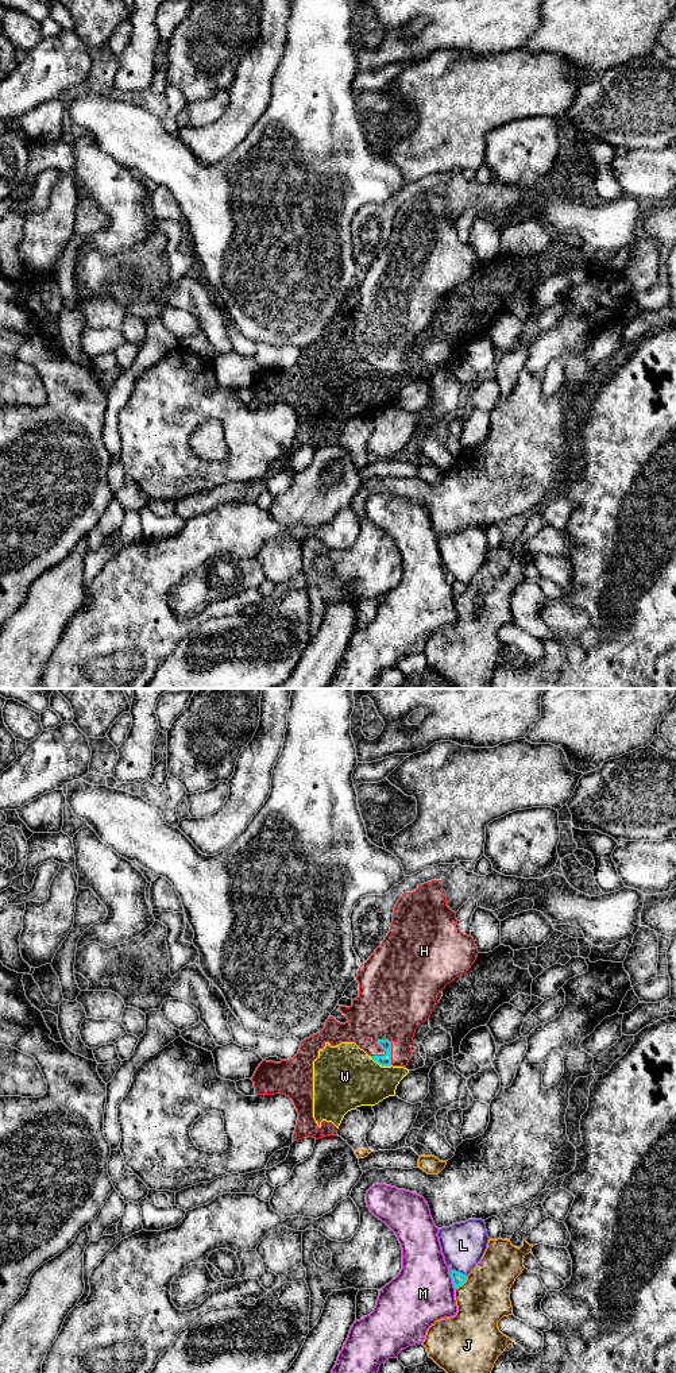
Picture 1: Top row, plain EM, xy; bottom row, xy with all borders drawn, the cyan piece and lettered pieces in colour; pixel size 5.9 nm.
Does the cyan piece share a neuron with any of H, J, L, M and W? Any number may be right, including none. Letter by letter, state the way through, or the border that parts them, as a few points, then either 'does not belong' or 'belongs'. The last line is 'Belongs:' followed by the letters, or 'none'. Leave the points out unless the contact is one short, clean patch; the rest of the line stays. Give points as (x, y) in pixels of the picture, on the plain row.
H: belongs
J: does not belong
L: does not belong
M: does not belong
W: does not belong
Belongs: H

